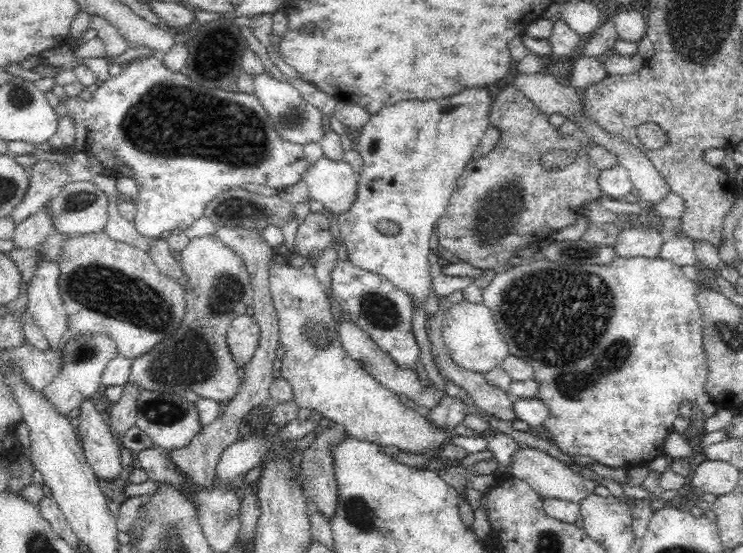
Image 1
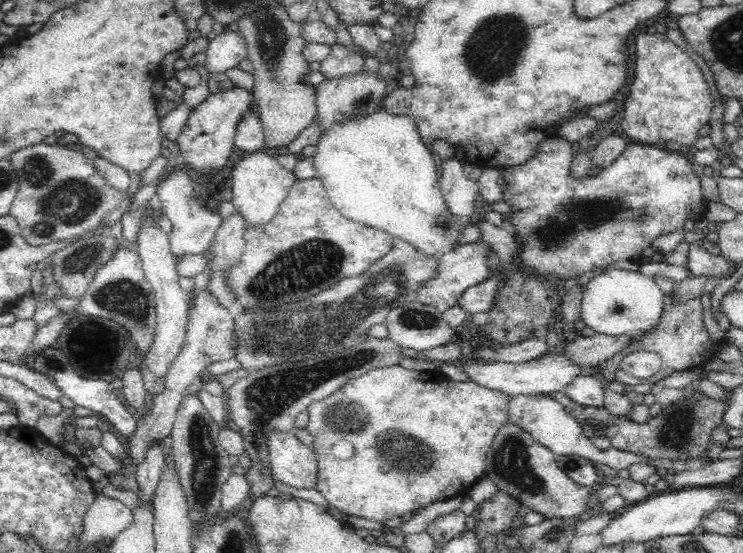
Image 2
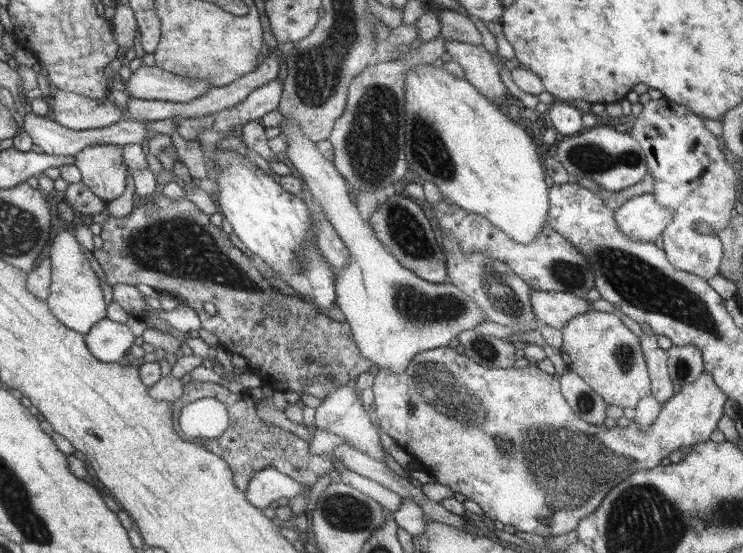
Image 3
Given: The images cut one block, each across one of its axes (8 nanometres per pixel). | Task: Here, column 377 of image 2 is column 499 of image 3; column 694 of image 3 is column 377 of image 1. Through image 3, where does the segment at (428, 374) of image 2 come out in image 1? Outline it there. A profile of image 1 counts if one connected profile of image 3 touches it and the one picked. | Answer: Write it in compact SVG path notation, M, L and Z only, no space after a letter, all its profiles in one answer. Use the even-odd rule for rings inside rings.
M273 256L269 264L270 293L278 316L279 345L284 353L279 375L292 387L294 403L299 409L310 409L320 413L322 418L328 418L338 426L345 427L348 435L360 441L368 441L380 446L398 446L404 452L416 452L417 455L426 454L428 458L434 458L430 456L432 448L438 450L438 446L446 446L446 438L452 432L440 432L443 427L435 426L436 423L432 423L425 412L416 412L407 408L400 402L396 393L385 389L370 374L364 372L358 362L348 357L339 336L336 320L332 316L331 303L328 302L323 284L315 276L316 270L302 272L301 268L293 268L287 262L276 263Z

